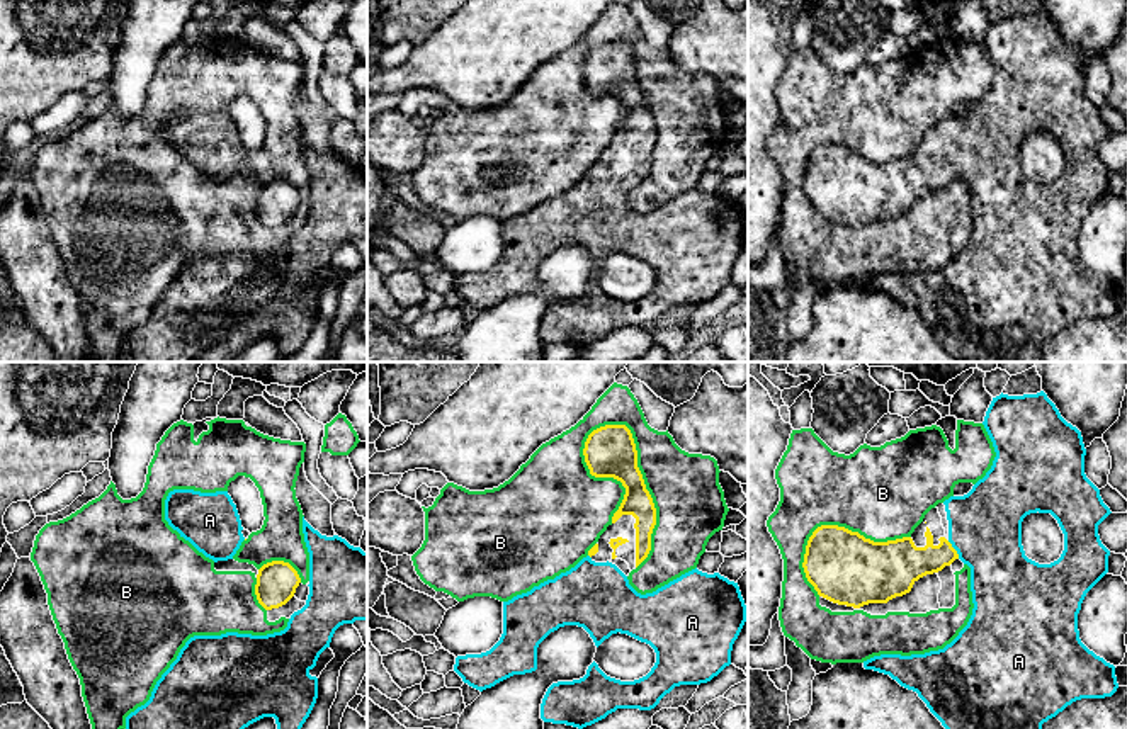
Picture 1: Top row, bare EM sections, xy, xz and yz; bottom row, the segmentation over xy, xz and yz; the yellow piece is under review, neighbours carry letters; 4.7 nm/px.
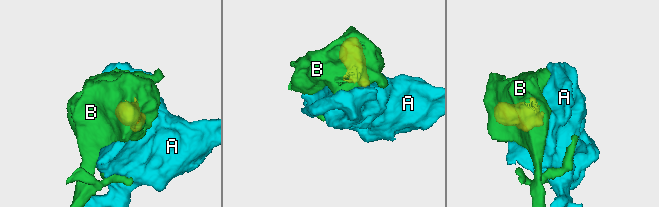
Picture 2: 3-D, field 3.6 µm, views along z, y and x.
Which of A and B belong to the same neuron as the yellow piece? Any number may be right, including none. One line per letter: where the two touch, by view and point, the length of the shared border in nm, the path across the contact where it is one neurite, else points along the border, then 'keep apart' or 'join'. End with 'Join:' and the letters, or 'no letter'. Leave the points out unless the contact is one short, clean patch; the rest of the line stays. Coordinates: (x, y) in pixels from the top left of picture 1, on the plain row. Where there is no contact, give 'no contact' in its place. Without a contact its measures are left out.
A: meets yellow in yz at (954, 169); contact 110 nm long; join
B: meets yellow in xz at (645, 107); contact 700 nm long; keep apart
Join: A

